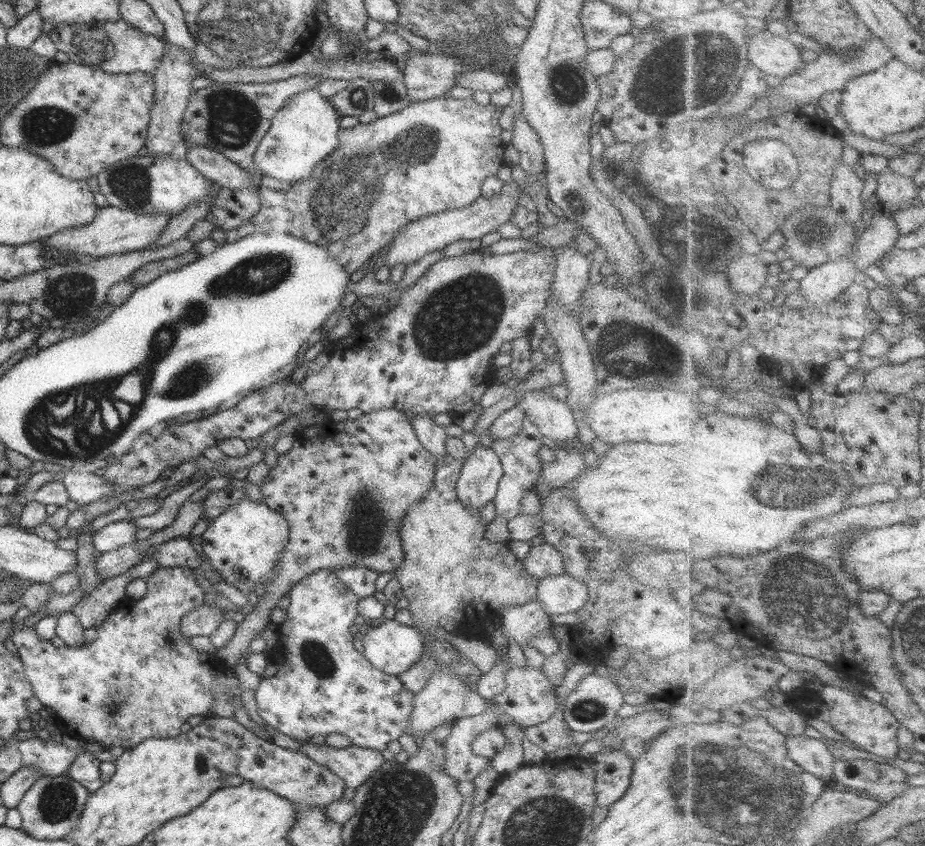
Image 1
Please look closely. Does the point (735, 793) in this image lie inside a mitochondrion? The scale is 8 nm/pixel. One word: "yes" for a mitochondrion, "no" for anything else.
yes

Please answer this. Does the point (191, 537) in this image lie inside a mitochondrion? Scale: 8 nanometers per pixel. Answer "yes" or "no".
no

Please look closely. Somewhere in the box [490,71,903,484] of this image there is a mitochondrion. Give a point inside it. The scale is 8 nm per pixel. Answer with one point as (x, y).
(678, 222)

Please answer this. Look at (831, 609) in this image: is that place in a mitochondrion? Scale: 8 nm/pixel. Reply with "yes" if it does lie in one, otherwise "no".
yes

